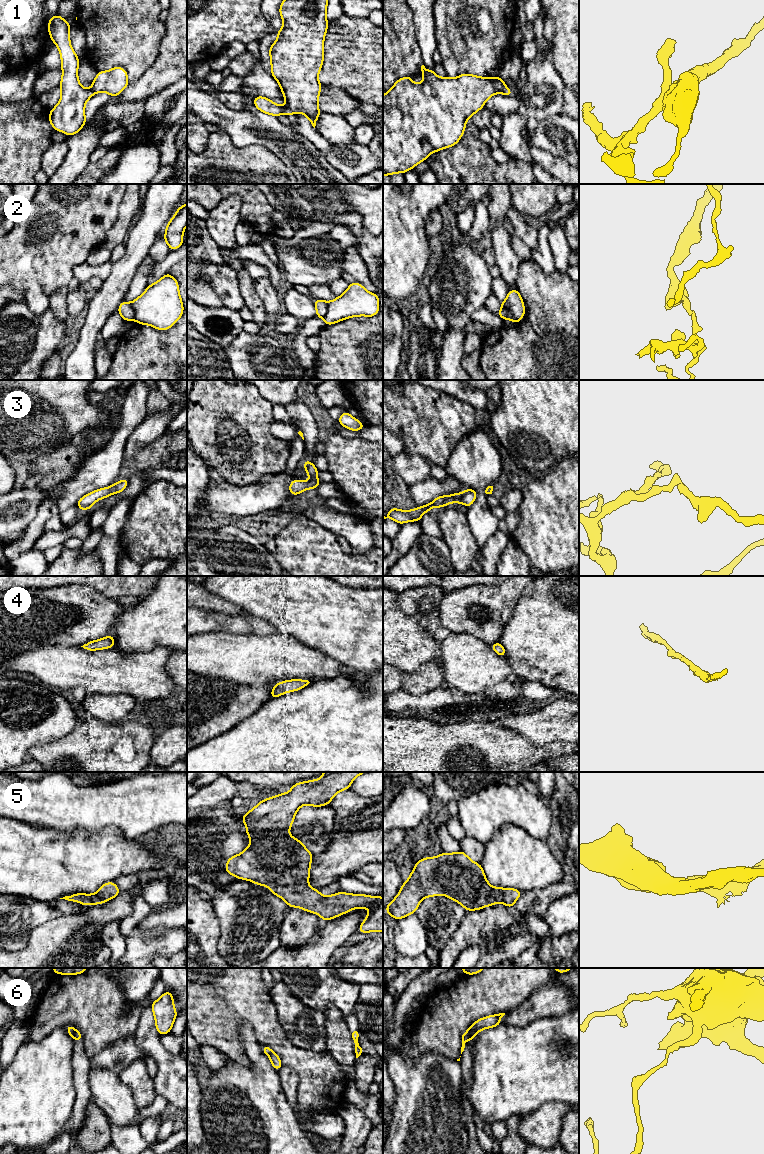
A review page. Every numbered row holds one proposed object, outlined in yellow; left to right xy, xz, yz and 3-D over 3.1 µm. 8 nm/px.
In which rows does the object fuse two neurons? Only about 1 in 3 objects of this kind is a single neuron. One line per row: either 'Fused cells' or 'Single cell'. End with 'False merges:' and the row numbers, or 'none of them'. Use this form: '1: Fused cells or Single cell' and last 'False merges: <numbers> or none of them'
1: Fused cells
2: Fused cells
3: Single cell
4: Fused cells
5: Single cell
6: Fused cells
False merges: 1, 2, 4, 6

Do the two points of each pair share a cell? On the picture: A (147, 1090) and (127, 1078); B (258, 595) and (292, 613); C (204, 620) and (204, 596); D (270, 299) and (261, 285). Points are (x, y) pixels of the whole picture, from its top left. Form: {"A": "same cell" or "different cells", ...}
{"A": "same cell", "B": "same cell", "C": "different cells", "D": "same cell"}

